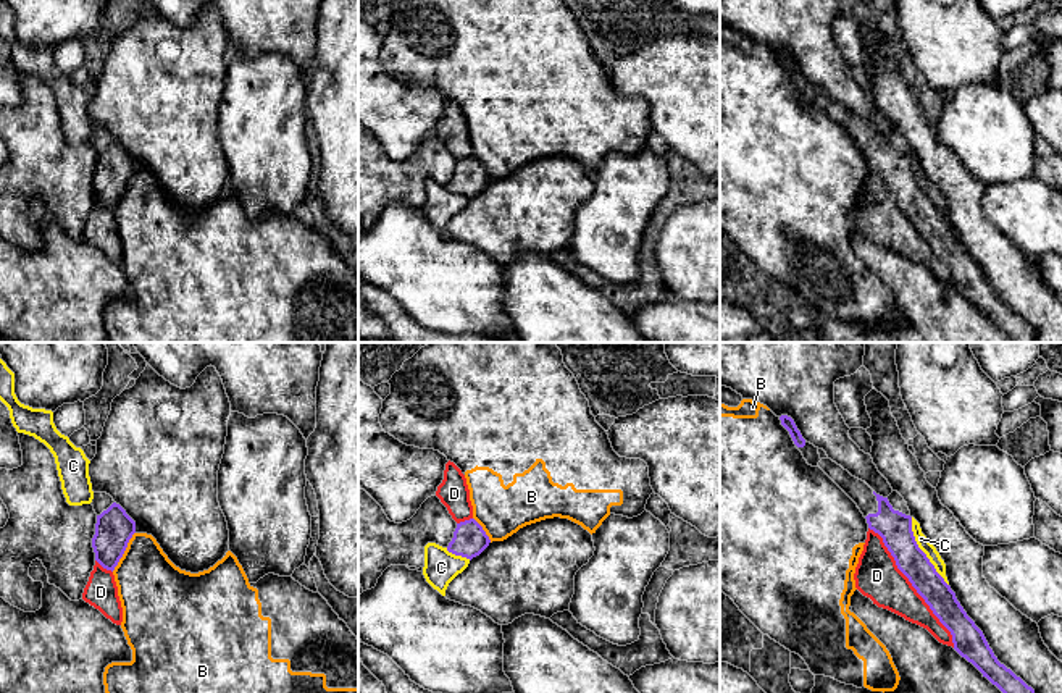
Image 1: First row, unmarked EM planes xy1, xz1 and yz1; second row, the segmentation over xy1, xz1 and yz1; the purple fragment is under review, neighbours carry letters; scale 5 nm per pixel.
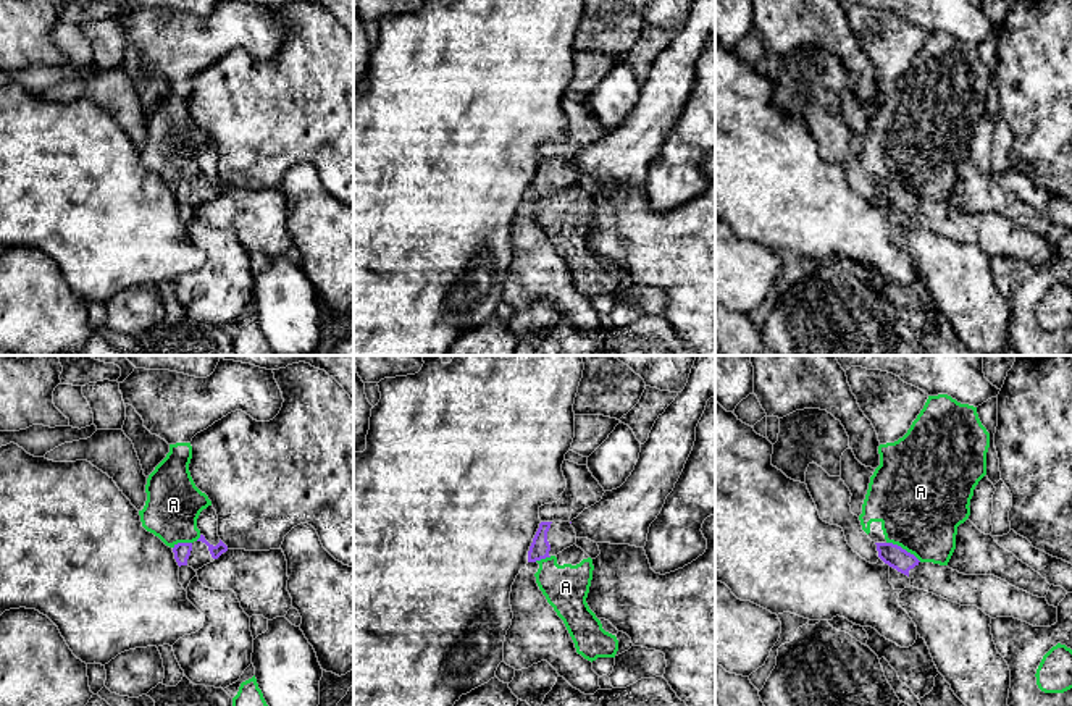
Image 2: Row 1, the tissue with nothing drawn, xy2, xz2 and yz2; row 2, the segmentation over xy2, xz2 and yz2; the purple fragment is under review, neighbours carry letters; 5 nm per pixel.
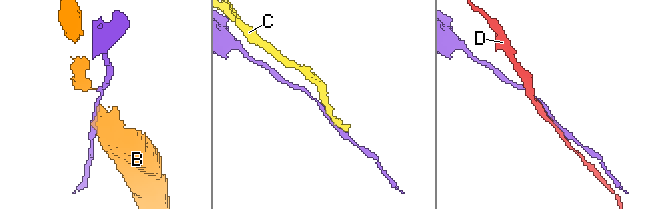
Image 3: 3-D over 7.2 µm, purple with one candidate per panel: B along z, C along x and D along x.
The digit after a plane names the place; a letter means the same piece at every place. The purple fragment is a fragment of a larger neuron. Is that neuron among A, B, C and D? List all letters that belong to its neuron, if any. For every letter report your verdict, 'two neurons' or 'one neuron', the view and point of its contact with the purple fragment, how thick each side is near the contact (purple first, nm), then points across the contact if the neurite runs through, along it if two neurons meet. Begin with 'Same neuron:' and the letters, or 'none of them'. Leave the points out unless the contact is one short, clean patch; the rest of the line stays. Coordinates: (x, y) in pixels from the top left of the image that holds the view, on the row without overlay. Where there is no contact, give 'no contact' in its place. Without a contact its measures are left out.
Same neuron: none of them
A: two neurons; contact yz2 (904, 188); calibres 110 and 440 nm; border yz2 (887, 180), (900, 183), (921, 199)
B: two neurons; contact xy1 (125, 188); calibres 190 and 340 nm; border xy1 (134, 170), (123, 194), (112, 209)
C: two neurons; contact yz1 (922, 189); calibres 160 and 60 nm
D: two neurons; contact yz1 (912, 223); calibres 150 and 220 nm

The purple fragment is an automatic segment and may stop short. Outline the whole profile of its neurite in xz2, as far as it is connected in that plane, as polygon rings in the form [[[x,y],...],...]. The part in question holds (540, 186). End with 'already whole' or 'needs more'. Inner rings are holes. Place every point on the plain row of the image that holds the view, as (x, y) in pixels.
[[[541,160],[528,189],[526,207],[536,212],[541,197],[557,195],[573,183],[576,183],[576,171],[570,160]]]; needs more

